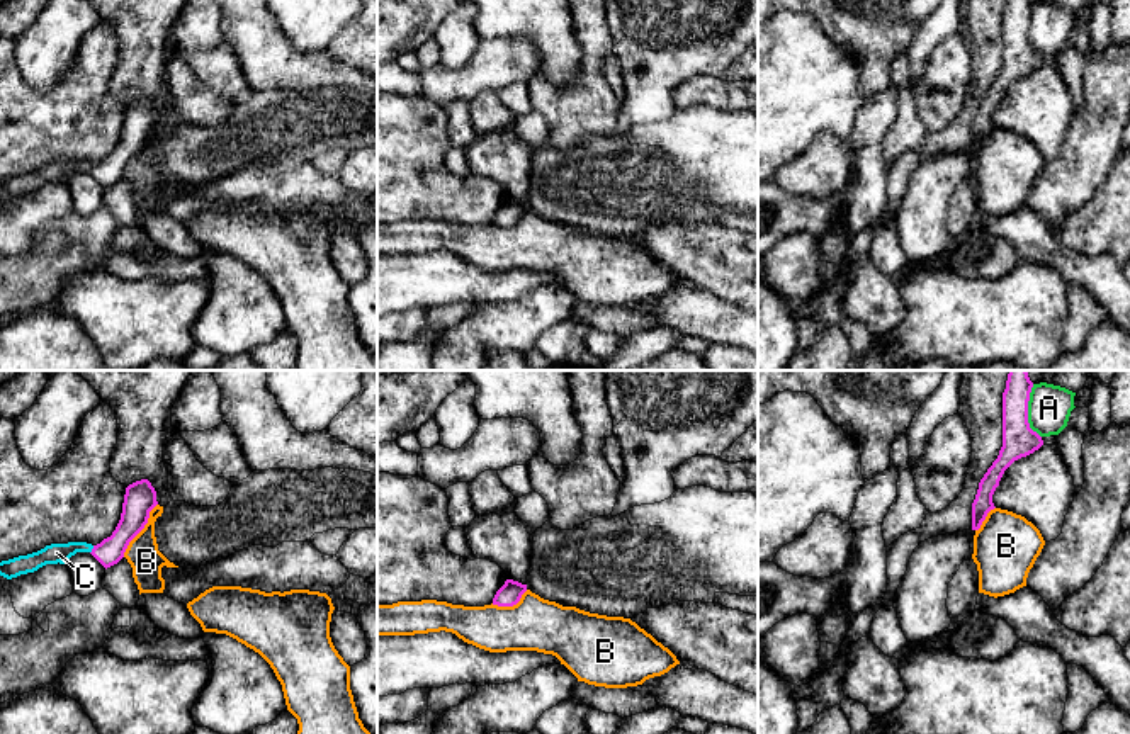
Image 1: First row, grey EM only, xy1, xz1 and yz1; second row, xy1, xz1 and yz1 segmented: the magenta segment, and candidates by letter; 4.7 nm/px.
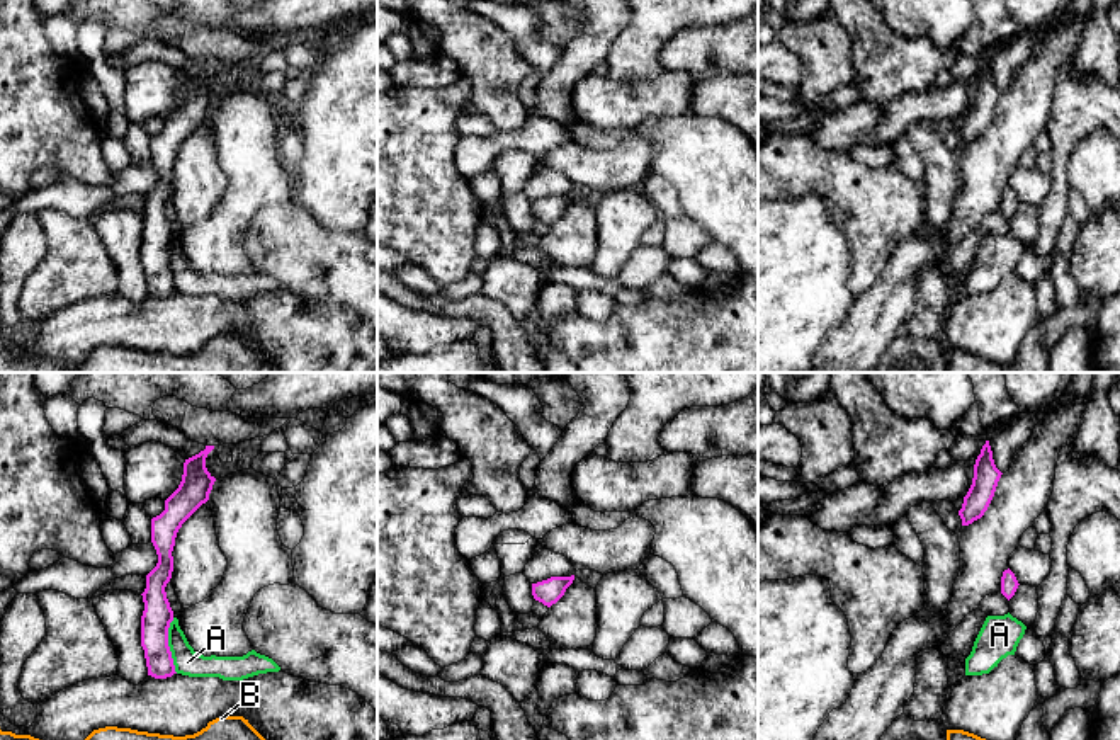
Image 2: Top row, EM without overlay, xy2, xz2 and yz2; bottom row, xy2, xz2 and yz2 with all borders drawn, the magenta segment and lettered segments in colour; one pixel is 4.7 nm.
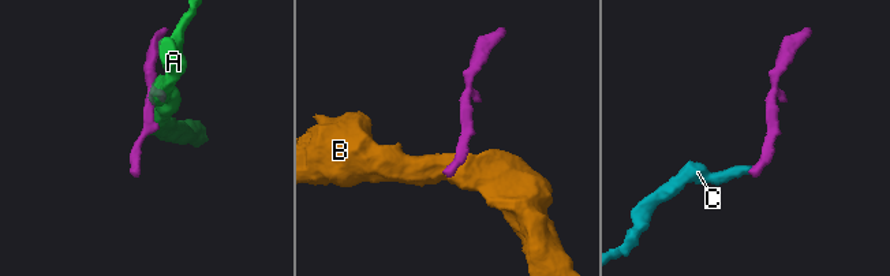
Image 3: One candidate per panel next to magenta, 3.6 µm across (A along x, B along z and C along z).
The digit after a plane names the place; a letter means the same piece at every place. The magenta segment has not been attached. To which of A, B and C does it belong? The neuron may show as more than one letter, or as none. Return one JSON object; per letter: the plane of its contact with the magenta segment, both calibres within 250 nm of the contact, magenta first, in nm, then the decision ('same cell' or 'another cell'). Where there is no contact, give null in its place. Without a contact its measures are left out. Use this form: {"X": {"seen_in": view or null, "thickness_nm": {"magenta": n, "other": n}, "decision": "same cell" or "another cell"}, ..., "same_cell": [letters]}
{"A": {"seen_in": "xy2", "thickness_nm": {"magenta": 140, "other": 130}, "decision": "another cell"}, "B": {"seen_in": "xy1", "thickness_nm": {"magenta": 150, "other": 160}, "decision": "another cell"}, "C": {"seen_in": "xy1", "thickness_nm": {"magenta": 130, "other": 100}, "decision": "same cell"}, "same_cell": ["C"]}

